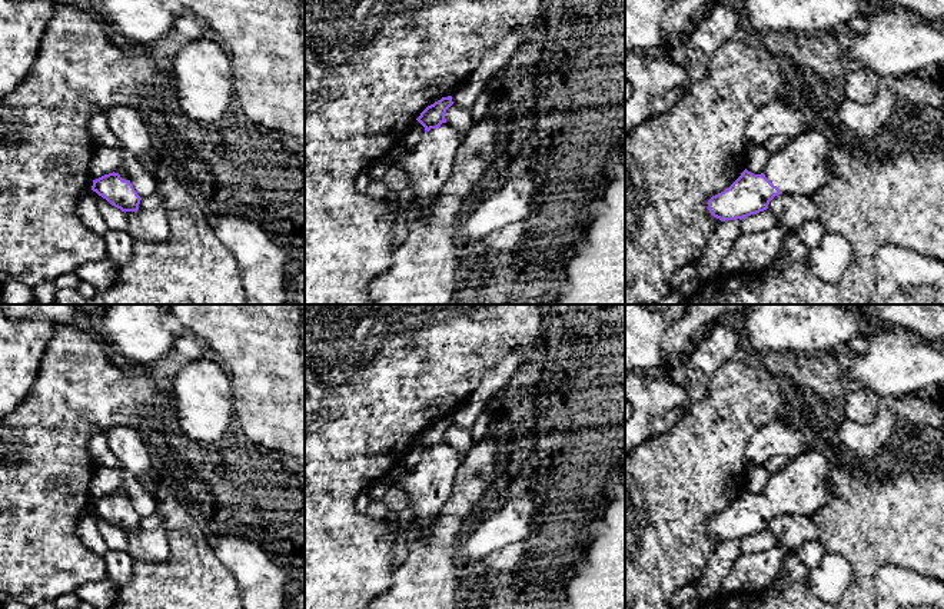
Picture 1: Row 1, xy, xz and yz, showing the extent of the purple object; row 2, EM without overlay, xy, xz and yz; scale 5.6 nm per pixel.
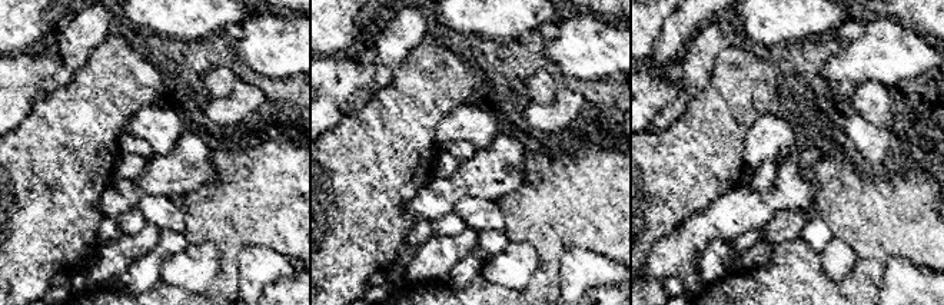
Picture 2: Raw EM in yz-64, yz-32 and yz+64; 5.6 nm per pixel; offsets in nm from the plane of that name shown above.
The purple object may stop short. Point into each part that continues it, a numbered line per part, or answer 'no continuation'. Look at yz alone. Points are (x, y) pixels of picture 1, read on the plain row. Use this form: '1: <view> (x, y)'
1: yz (803, 488)

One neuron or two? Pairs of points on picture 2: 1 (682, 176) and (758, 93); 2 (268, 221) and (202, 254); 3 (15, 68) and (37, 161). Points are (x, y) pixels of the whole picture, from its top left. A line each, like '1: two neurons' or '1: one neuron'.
1: one neuron
2: two neurons
3: two neurons

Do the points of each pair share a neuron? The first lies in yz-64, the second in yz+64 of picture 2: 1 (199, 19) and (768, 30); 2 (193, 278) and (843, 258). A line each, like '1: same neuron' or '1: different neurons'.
1: same neuron
2: same neuron

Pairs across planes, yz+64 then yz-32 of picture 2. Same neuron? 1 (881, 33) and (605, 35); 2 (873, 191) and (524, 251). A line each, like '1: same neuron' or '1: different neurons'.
1: same neuron
2: different neurons

